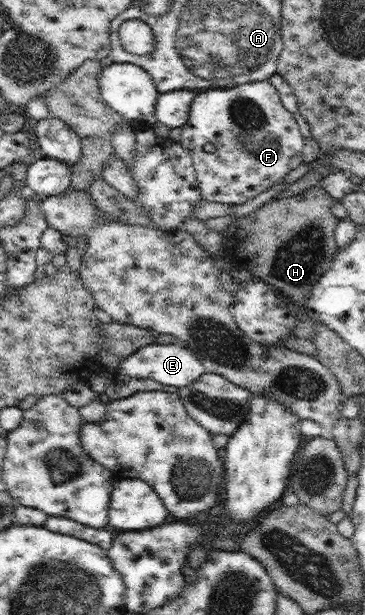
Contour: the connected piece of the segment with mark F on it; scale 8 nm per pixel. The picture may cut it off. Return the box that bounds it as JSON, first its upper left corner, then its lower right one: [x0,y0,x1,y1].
[178,81,304,205]

